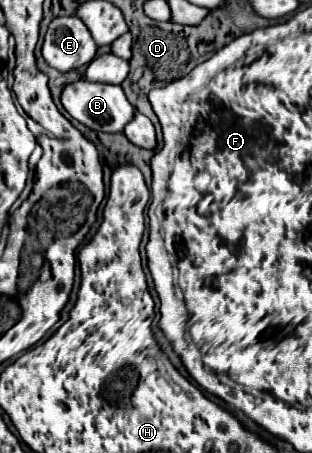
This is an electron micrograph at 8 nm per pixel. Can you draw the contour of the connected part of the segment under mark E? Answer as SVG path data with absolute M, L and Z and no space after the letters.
M55 17L49 23L43 41L43 57L53 69L71 71L87 65L93 61L95 51L97 45L79 17Z

